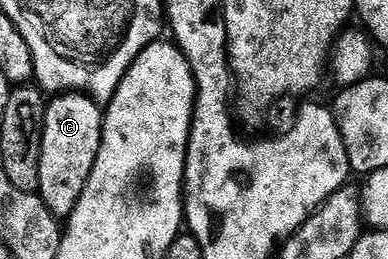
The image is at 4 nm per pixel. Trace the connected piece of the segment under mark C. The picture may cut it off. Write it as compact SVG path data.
M79 90L50 97L43 119L37 195L56 218L70 216L83 193L93 162L102 146L103 114L104 109L90 95Z

